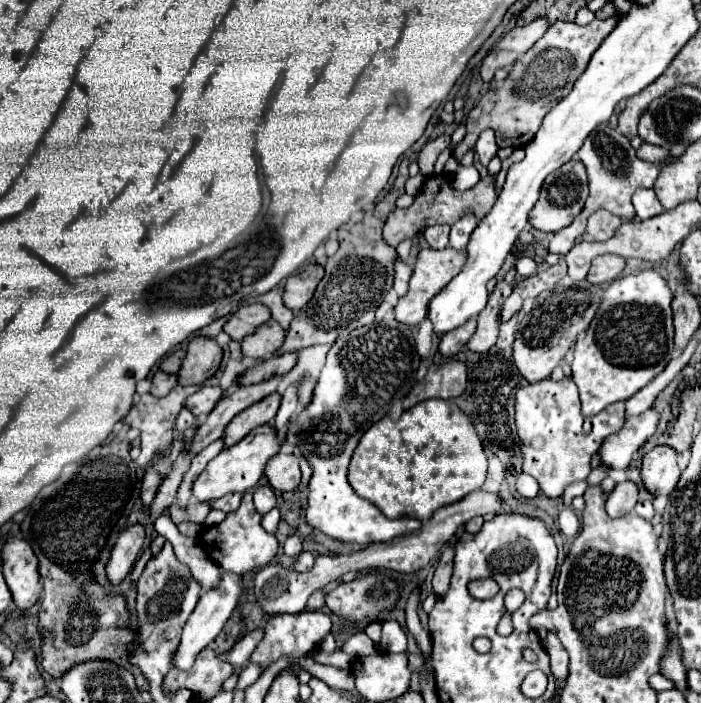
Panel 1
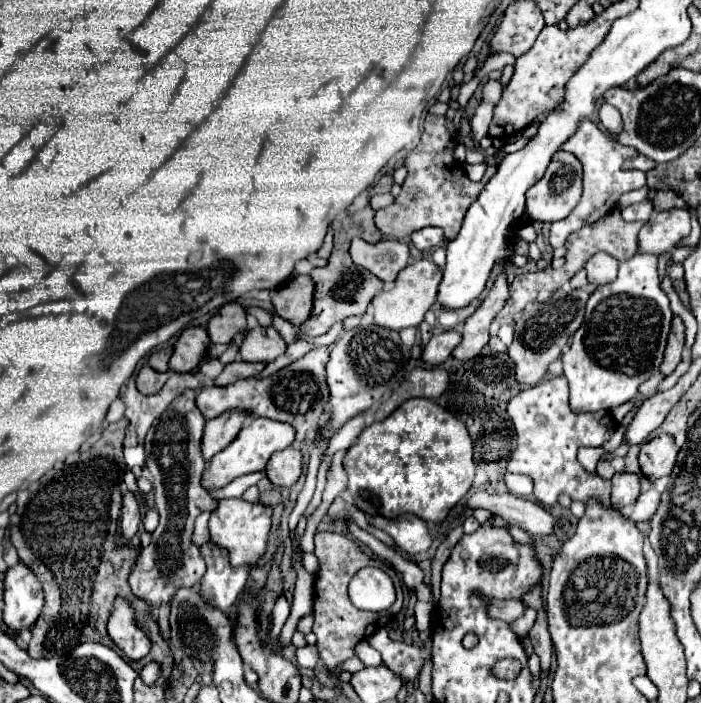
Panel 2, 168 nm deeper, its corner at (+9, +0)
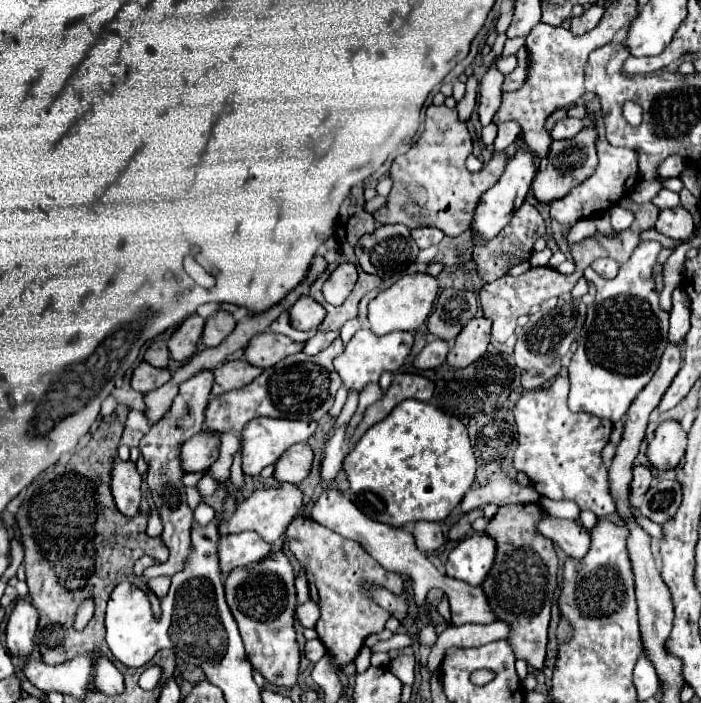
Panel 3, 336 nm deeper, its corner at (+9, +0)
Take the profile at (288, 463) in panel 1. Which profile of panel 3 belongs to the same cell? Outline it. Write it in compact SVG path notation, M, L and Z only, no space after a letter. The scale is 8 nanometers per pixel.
M295 444L283 452L275 464L275 478L279 482L299 484L307 478L313 466L313 450L309 444Z

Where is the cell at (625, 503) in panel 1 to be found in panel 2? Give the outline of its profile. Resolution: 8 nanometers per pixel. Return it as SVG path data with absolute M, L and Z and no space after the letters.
M615 474L611 478L611 506L623 508L637 500L639 478L635 474Z

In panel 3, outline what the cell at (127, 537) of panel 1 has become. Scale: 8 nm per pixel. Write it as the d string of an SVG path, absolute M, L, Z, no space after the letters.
M113 458L111 468L111 494L115 500L117 510L131 518L139 512L139 500L141 500L141 474L135 468L135 462Z

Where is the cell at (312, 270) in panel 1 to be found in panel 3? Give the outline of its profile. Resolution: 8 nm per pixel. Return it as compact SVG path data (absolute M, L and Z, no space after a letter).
M301 296L293 308L289 310L291 314L291 326L297 330L315 330L319 322L325 318L325 310L321 304L317 304L311 296Z

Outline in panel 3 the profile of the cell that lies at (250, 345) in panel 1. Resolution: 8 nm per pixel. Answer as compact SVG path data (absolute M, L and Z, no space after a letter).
M263 332L257 334L255 338L251 338L249 346L245 348L245 358L249 364L257 366L257 368L271 368L277 362L281 362L283 358L301 352L303 350L303 342L293 342L291 338L283 336L283 334L275 334L275 332Z

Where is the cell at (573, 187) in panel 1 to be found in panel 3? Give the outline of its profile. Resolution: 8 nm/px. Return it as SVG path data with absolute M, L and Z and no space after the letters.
M595 114L587 116L587 126L571 140L555 140L549 146L547 156L539 164L539 174L533 180L533 194L539 202L553 202L563 198L573 186L581 184L585 178L589 178L597 168L597 130L595 130Z

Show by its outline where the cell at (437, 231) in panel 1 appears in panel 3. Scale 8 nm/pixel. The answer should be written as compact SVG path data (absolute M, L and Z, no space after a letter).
M425 226L425 228L415 228L415 230L411 230L411 236L415 238L415 242L417 242L421 248L429 248L429 246L433 246L433 244L439 244L445 234L443 234L439 228Z

